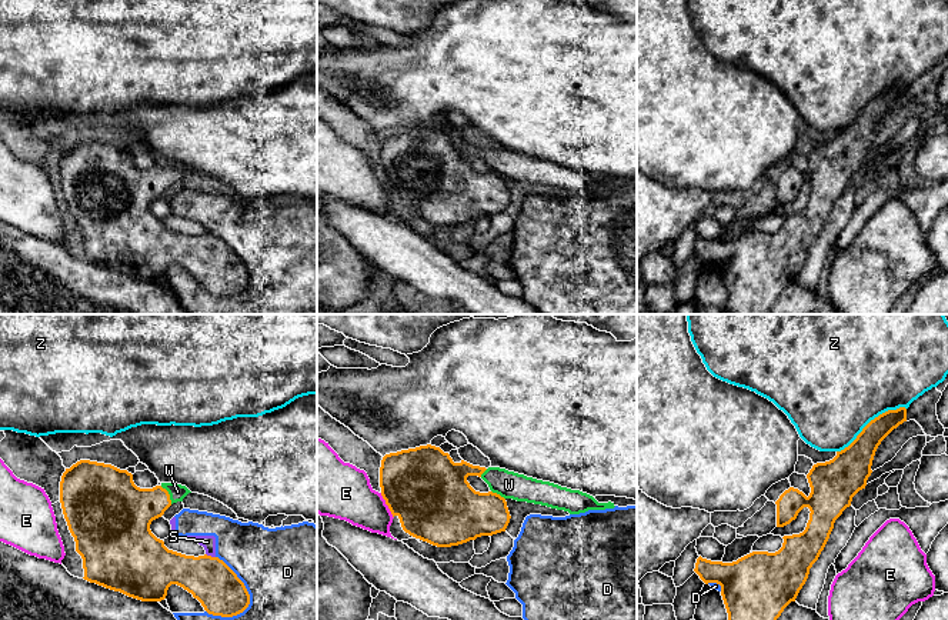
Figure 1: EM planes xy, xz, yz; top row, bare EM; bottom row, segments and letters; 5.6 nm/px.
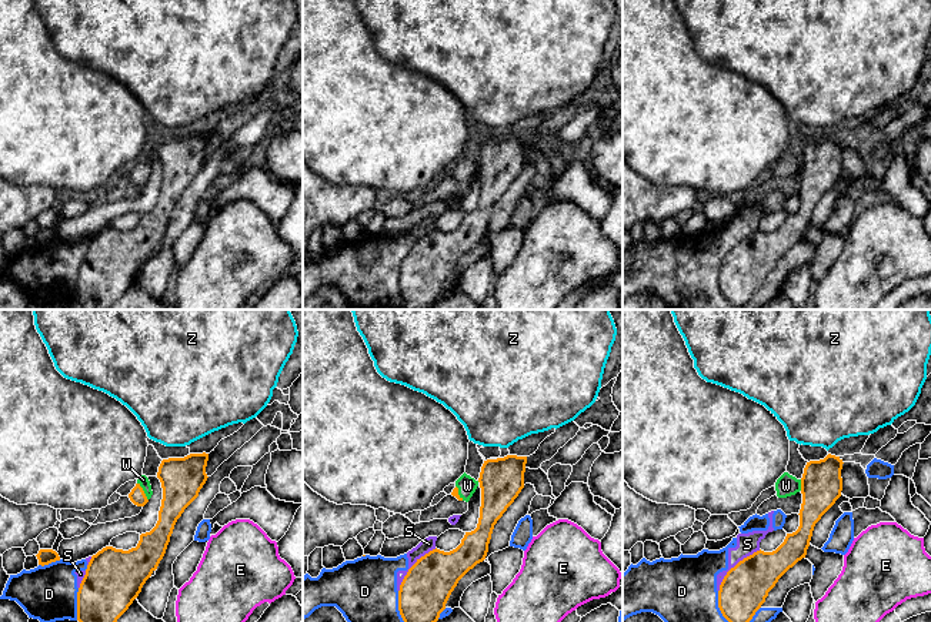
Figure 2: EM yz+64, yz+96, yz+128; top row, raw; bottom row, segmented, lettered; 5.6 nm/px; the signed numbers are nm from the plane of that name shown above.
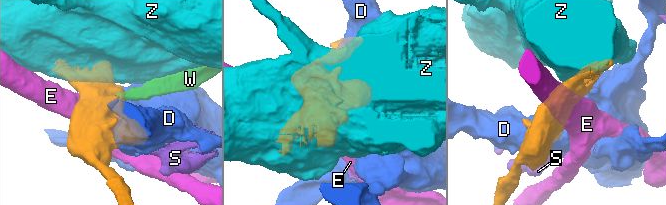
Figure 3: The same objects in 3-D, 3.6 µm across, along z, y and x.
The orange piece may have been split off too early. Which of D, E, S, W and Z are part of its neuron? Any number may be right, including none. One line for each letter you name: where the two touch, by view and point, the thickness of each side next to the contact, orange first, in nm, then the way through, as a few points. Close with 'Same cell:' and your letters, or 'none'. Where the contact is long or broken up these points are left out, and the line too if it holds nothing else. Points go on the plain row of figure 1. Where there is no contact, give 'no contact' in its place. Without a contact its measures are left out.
W: xy (169, 174) | 300/90 nm | across xy (127, 190), (149, 184), (169, 174), (177, 172)
Same cell: W

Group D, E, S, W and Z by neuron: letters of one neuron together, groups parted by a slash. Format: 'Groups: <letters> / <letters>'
Groups: D S / E / W / Z

